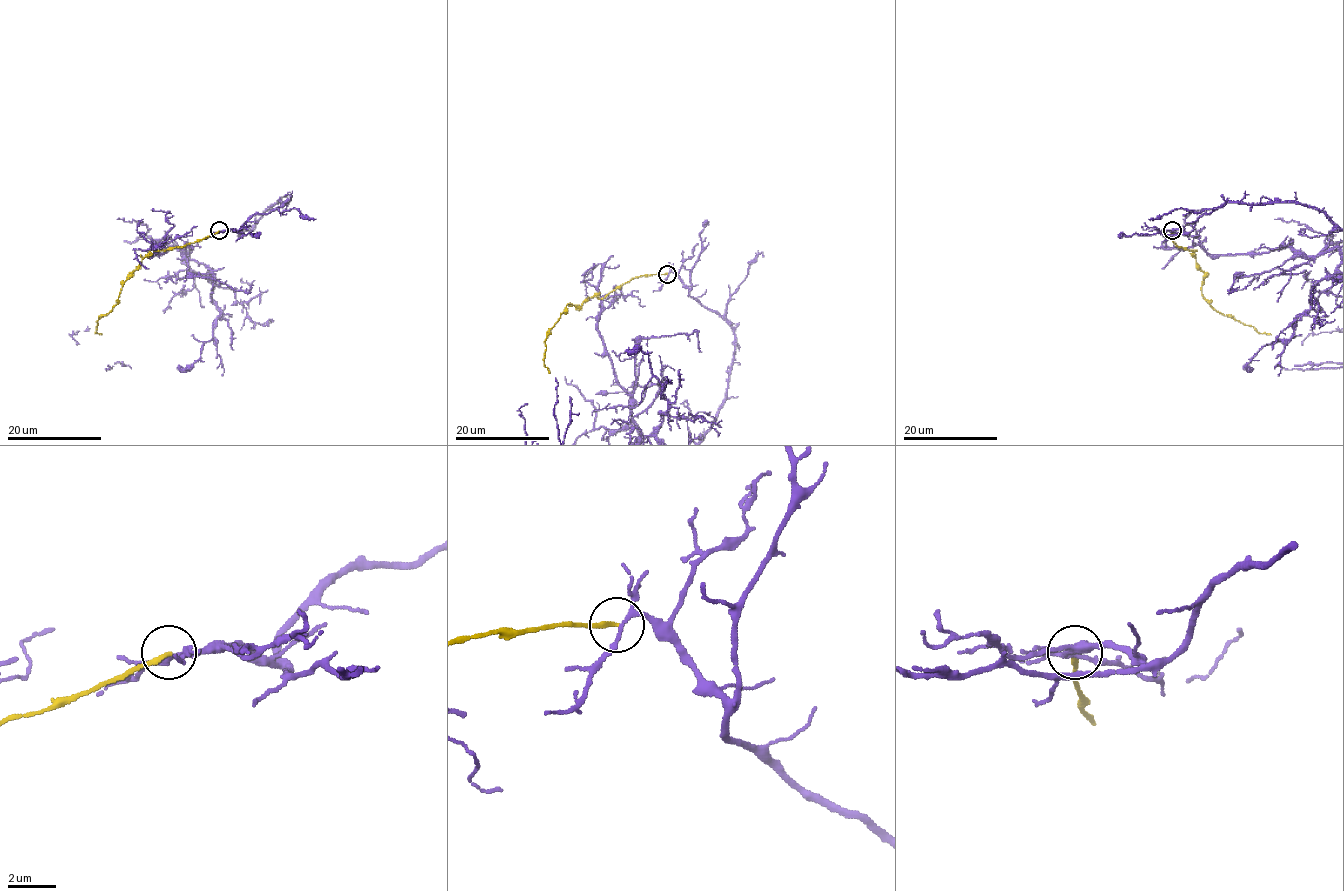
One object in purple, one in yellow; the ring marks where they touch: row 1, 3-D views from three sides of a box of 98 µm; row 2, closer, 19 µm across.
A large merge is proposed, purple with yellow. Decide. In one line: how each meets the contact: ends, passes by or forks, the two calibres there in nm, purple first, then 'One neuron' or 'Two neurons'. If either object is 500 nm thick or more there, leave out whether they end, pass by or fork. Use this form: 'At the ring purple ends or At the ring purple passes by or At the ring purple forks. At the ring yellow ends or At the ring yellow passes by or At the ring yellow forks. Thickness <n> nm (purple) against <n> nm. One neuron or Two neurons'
At the ring purple forks. At the ring yellow ends. Thickness 150 nm (purple) against 190 nm. Two neurons

